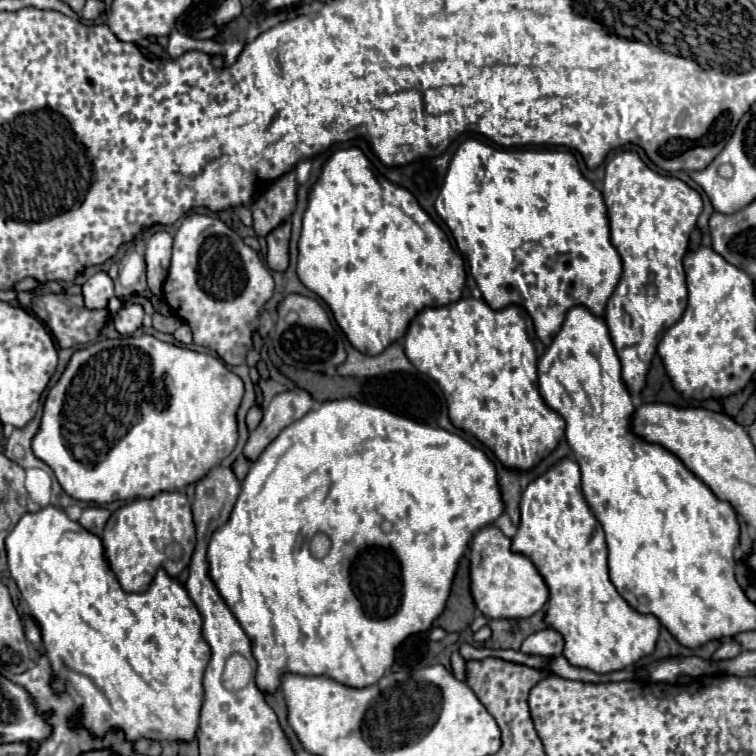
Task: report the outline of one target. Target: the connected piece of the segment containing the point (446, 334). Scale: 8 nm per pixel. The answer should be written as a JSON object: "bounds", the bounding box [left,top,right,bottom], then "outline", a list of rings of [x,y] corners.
{"bounds":[404,298,566,470],"outline":[[[462,298],[442,308],[422,310],[404,336],[408,360],[426,376],[434,378],[444,392],[450,422],[464,432],[476,436],[508,470],[532,470],[538,466],[564,438],[566,424],[558,412],[548,408],[538,390],[538,356],[534,348],[532,318],[524,306],[508,306],[492,310],[484,300]]]}

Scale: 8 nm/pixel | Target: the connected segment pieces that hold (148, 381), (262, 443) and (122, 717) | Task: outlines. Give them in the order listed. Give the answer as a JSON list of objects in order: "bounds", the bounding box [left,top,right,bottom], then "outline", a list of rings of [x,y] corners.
[{"bounds":[32,336,244,502],"outline":[[[154,336],[102,340],[76,350],[58,384],[48,392],[42,426],[32,440],[36,458],[48,464],[68,496],[80,502],[152,498],[158,492],[182,490],[202,480],[238,442],[236,412],[244,382],[210,354],[160,342]]]},{"bounds":[244,388,314,464],"outline":[[[296,388],[292,392],[282,392],[278,394],[270,406],[264,410],[264,418],[258,424],[256,430],[250,432],[250,438],[244,446],[244,458],[252,464],[258,454],[286,428],[290,422],[296,422],[302,418],[302,414],[310,412],[314,406],[314,400],[310,398],[308,392]]]},{"bounds":[6,506,210,742],"outline":[[[56,506],[24,514],[6,538],[6,546],[8,568],[28,604],[28,614],[40,626],[52,674],[60,676],[84,700],[82,710],[74,714],[74,726],[82,726],[94,738],[122,730],[128,742],[140,738],[158,740],[158,736],[170,742],[194,740],[204,700],[202,674],[210,662],[210,646],[202,638],[202,616],[186,588],[166,570],[158,570],[146,592],[124,592],[106,564],[102,540],[72,522]]]}]

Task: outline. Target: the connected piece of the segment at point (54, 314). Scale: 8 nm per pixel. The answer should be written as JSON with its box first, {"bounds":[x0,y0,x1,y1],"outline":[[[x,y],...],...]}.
{"bounds":[32,294,108,348],"outline":[[[66,294],[36,296],[32,302],[32,312],[36,318],[40,318],[48,326],[48,330],[52,332],[60,348],[72,348],[78,344],[94,342],[100,334],[100,328],[108,320],[108,310],[88,310],[84,306],[82,296],[66,296]]]}

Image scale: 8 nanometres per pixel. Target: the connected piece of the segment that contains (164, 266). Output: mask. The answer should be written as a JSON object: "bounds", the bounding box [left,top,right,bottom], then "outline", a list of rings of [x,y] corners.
{"bounds":[146,232,172,294],"outline":[[[168,232],[152,234],[146,244],[146,266],[148,266],[148,290],[152,294],[162,294],[162,282],[170,272],[170,246],[172,236]]]}

